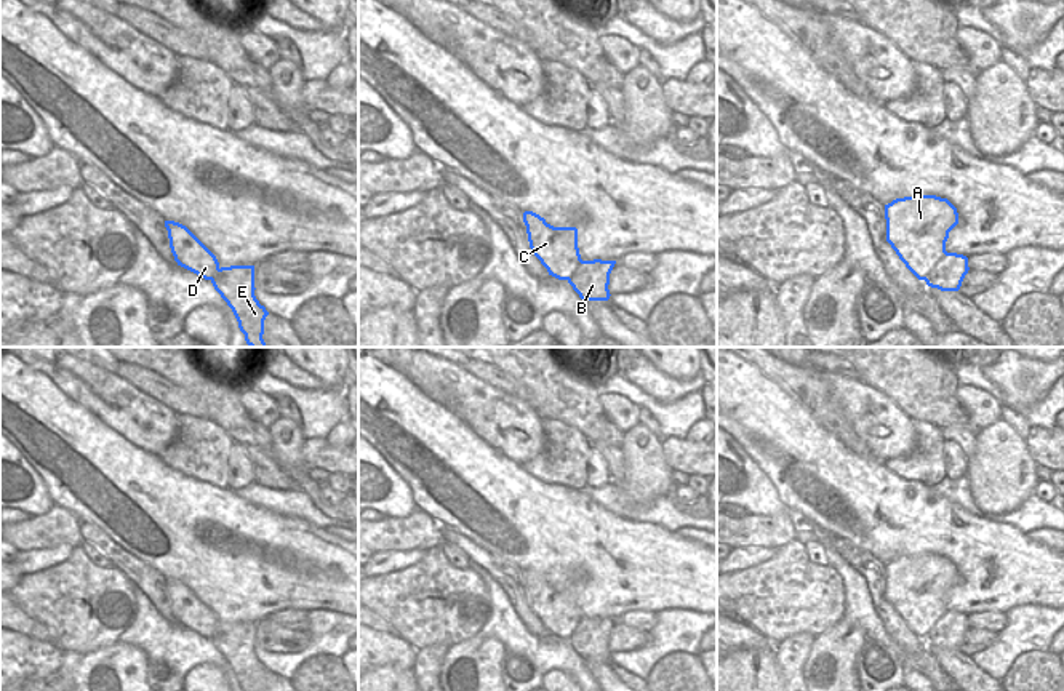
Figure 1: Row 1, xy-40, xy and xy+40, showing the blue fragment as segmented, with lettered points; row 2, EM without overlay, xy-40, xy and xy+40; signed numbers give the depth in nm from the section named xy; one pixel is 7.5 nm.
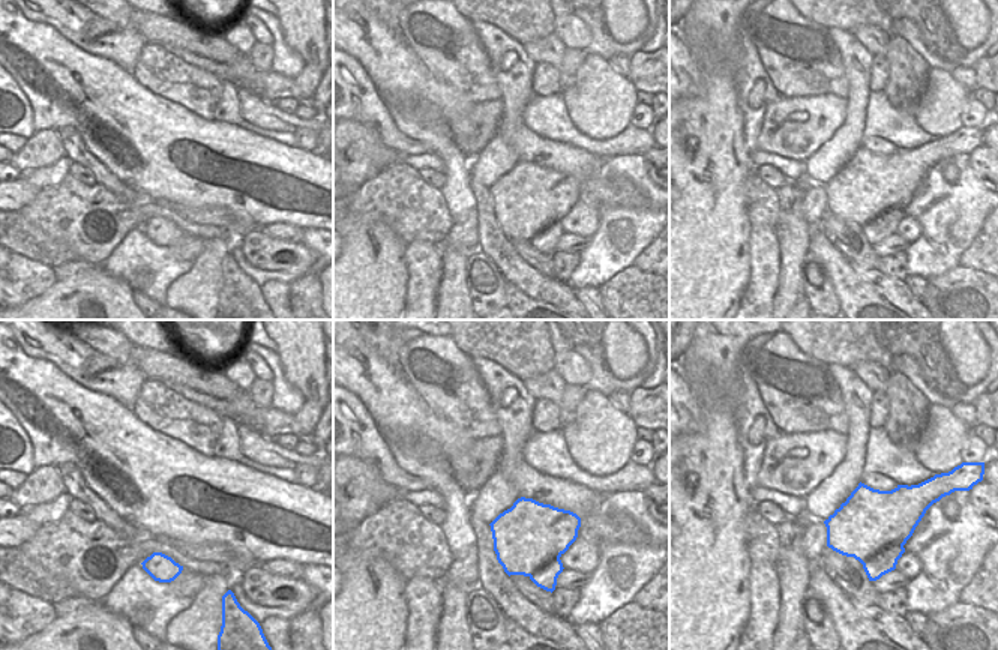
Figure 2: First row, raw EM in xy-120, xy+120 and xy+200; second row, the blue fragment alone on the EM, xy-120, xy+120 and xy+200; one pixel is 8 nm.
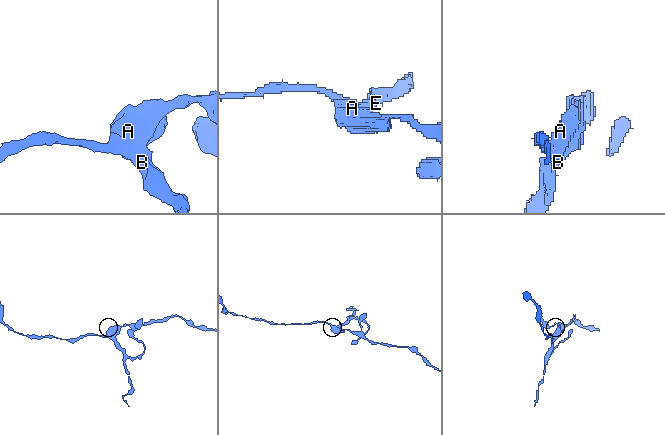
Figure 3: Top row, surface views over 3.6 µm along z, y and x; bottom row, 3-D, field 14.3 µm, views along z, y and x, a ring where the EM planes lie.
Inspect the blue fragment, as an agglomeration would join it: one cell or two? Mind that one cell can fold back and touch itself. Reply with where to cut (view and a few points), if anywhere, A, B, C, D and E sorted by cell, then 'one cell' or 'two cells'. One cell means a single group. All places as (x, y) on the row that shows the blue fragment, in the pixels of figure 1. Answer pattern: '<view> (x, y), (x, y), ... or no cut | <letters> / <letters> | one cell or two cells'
xy+40 (946, 251), (925, 280) | A C D / B E | two cells

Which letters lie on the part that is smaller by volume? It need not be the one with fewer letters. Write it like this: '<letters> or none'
B, E

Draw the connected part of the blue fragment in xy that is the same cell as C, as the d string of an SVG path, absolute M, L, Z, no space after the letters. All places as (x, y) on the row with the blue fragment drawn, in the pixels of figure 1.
M533 211L523 213L530 248L549 275L570 280L581 264L576 227L554 227Z

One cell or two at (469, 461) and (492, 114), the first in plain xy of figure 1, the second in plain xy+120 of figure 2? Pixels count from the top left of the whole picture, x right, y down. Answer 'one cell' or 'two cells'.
two cells

